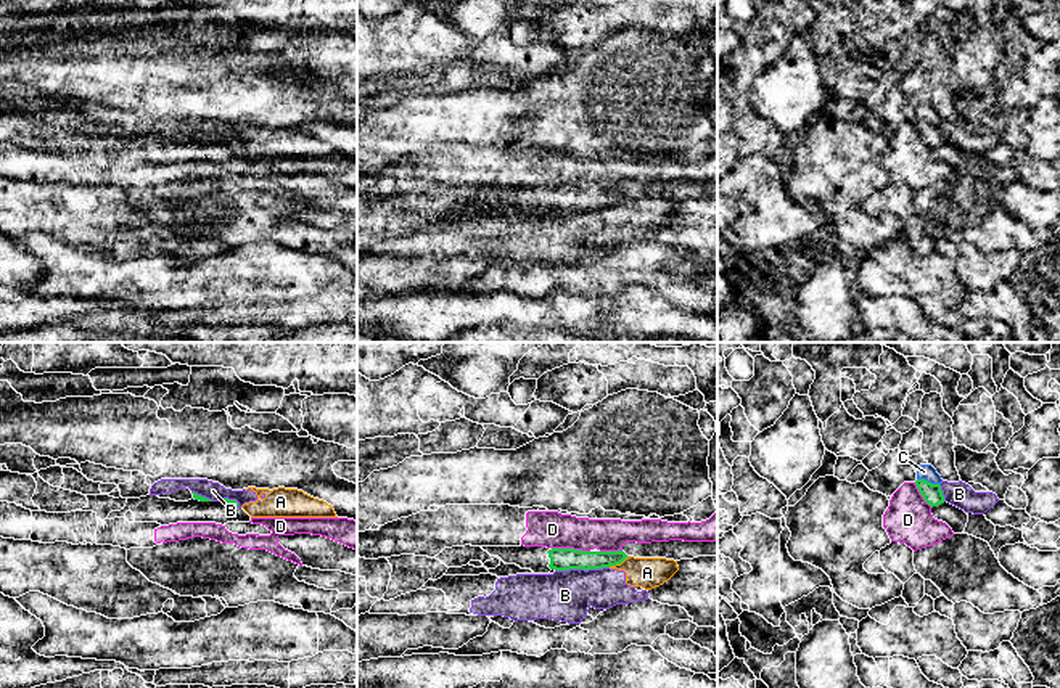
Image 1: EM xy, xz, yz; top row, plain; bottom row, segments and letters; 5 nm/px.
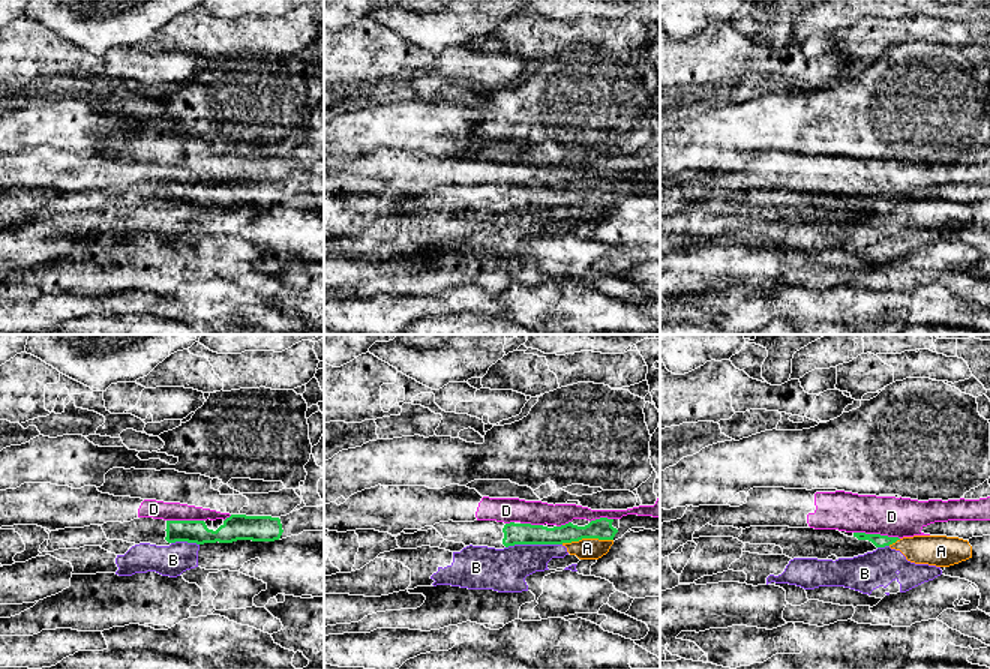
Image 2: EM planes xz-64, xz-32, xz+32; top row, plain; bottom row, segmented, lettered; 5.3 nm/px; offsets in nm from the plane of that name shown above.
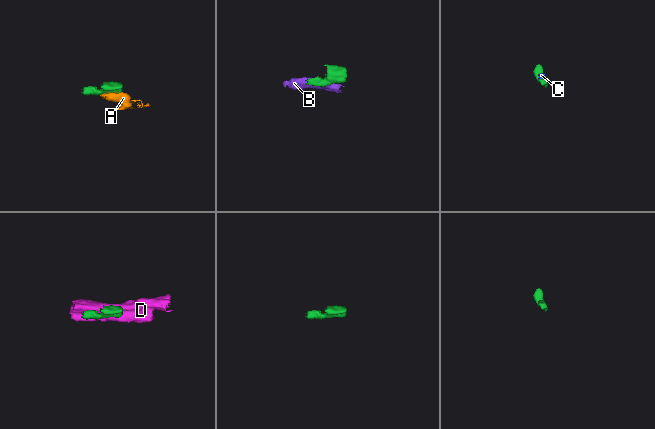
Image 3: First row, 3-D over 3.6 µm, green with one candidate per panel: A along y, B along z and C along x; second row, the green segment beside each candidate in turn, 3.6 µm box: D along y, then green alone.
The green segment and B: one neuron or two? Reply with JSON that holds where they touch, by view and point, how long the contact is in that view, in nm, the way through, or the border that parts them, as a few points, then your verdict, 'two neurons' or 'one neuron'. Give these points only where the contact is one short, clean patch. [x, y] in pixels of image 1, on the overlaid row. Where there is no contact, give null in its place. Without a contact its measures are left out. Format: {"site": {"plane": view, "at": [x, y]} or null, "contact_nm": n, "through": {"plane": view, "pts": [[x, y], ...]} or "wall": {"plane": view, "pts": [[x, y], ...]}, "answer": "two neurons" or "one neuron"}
{"site": {"plane": "xz", "at": [581, 568]}, "contact_nm": 280, "wall": {"plane": "xz", "pts": [[608, 566], [555, 571]]}, "answer": "two neurons"}

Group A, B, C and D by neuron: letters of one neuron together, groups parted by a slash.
A B / C / D

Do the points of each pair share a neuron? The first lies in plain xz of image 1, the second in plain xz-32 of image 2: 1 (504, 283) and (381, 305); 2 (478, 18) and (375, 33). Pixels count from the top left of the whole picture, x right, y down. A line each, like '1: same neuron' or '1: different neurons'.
1: different neurons
2: different neurons

